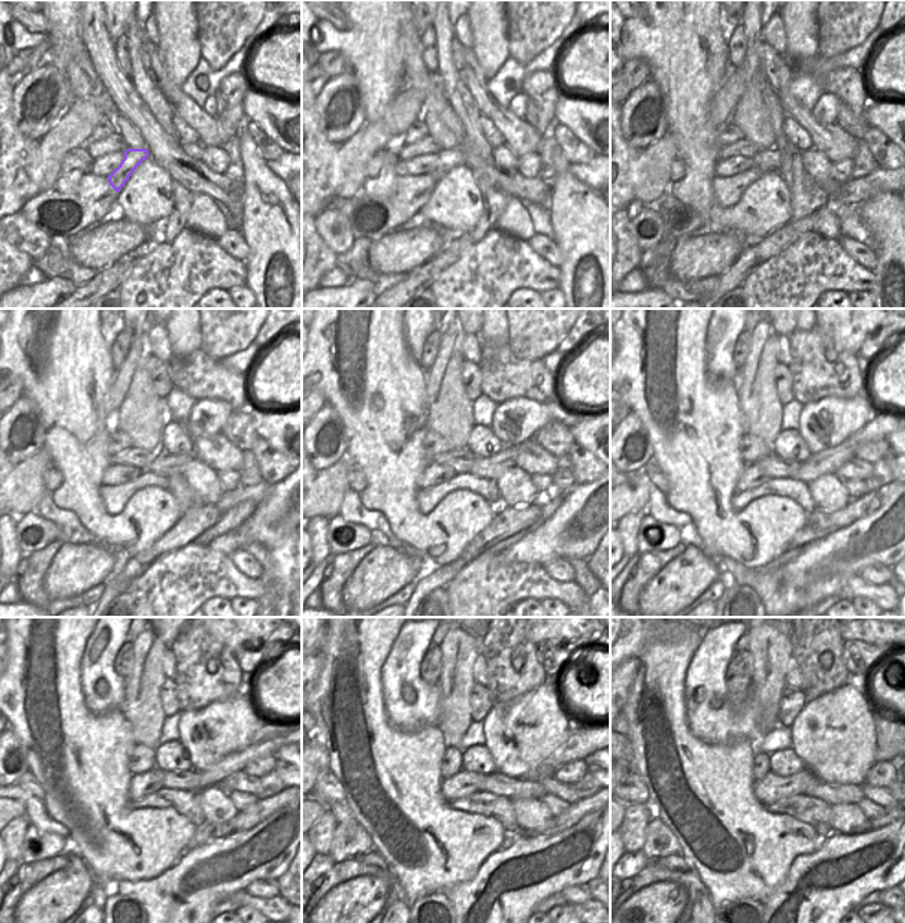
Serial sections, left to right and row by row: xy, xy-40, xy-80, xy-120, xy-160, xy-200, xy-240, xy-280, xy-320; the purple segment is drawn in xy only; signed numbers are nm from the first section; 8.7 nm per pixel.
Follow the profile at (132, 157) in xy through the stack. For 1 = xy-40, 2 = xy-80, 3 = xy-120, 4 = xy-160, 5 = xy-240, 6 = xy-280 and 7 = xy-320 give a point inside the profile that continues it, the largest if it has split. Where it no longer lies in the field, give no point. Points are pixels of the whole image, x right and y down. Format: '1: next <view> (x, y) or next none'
1: next xy-40 (448, 159)
2: next xy-80 (767, 159)
3: next xy-120 (167, 464)
4: next xy-160 (492, 467)
5: next xy-240 (270, 736)
6: next xy-280 (581, 741)
7: next xy-320 (890, 733)

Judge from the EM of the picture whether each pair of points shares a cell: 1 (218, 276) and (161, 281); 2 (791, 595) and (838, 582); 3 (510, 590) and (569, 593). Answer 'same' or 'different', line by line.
1: same
2: same
3: same

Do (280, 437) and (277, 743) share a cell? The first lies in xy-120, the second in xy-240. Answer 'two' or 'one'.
two

